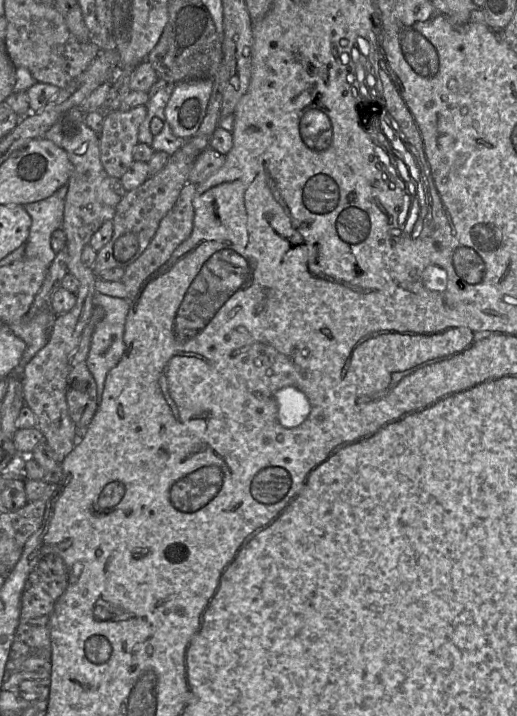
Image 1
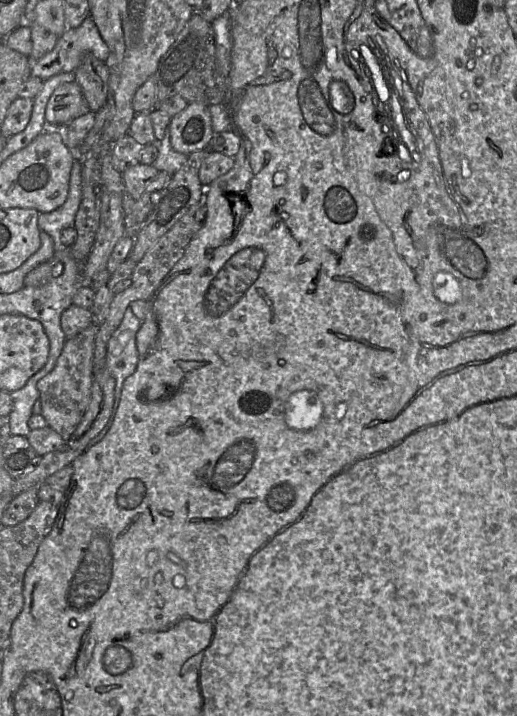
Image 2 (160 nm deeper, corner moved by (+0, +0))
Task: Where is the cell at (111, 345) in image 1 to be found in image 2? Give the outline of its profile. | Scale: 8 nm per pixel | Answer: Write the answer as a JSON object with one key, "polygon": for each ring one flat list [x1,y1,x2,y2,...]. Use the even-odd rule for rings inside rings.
{"polygon":[[128,307,107,343,105,367,116,381,113,415,119,404,123,383,134,373,138,364,136,335,140,325,141,322]]}

